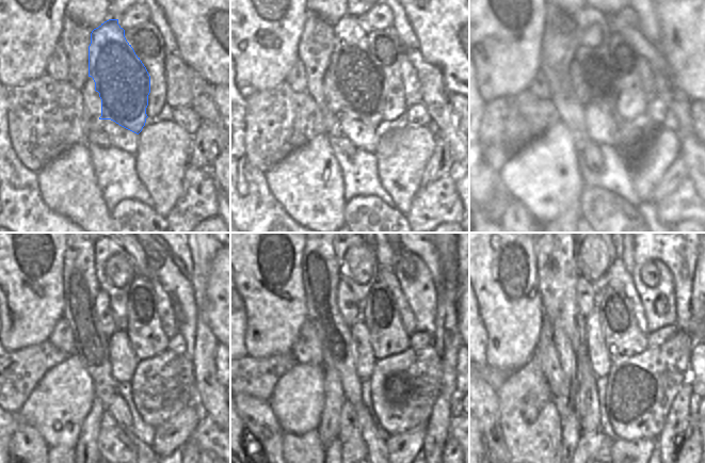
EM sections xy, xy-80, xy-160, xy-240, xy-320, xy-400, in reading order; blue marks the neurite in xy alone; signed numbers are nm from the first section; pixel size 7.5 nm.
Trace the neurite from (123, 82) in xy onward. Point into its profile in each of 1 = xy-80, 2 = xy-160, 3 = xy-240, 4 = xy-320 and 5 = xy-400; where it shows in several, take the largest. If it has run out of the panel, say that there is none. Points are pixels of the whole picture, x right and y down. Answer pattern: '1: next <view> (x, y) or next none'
1: next xy-80 (359, 84)
2: next xy-160 (594, 80)
3: next xy-240 (118, 297)
4: next xy-320 (359, 291)
5: next xy-400 (599, 284)

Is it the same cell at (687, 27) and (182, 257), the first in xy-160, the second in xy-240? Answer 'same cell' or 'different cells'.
different cells

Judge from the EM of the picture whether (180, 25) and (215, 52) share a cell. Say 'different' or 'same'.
same

